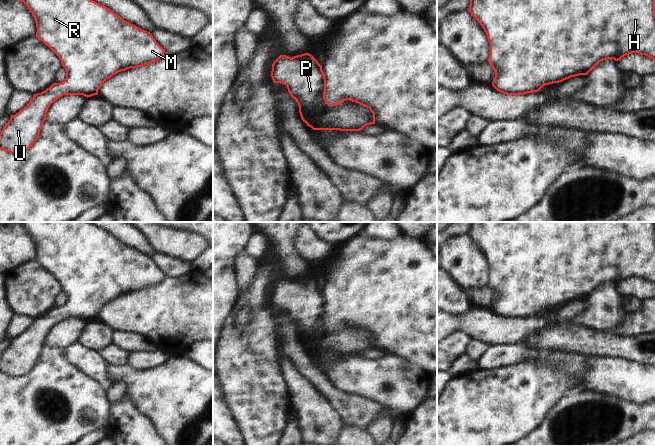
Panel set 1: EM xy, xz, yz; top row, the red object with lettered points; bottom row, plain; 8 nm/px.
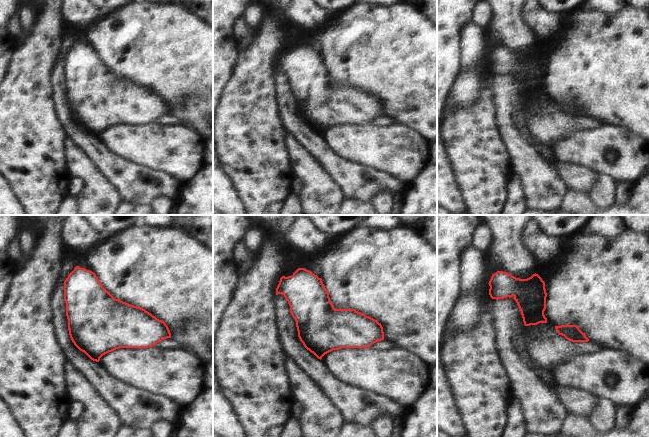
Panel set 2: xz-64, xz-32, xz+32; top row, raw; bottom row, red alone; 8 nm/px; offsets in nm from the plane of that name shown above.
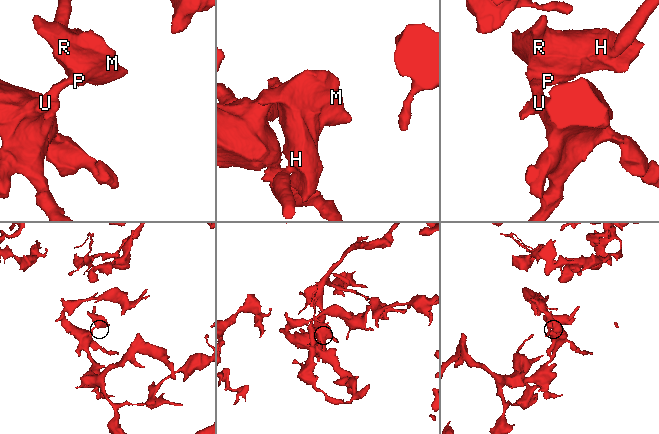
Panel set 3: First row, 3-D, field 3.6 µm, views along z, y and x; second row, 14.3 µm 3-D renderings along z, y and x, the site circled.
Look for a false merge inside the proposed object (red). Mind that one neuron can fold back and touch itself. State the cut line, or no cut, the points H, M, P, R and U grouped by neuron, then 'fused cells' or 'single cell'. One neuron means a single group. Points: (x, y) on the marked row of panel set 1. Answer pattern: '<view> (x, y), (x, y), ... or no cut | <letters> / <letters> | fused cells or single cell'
no cut | H M P R U | single cell

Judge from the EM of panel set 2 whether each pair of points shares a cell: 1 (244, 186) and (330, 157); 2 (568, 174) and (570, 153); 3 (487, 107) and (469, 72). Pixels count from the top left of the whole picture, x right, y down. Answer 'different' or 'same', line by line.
1: different
2: different
3: different

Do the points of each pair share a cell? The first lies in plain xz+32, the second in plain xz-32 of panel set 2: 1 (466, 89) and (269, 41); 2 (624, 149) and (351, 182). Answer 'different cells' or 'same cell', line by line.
1: different cells
2: different cells

